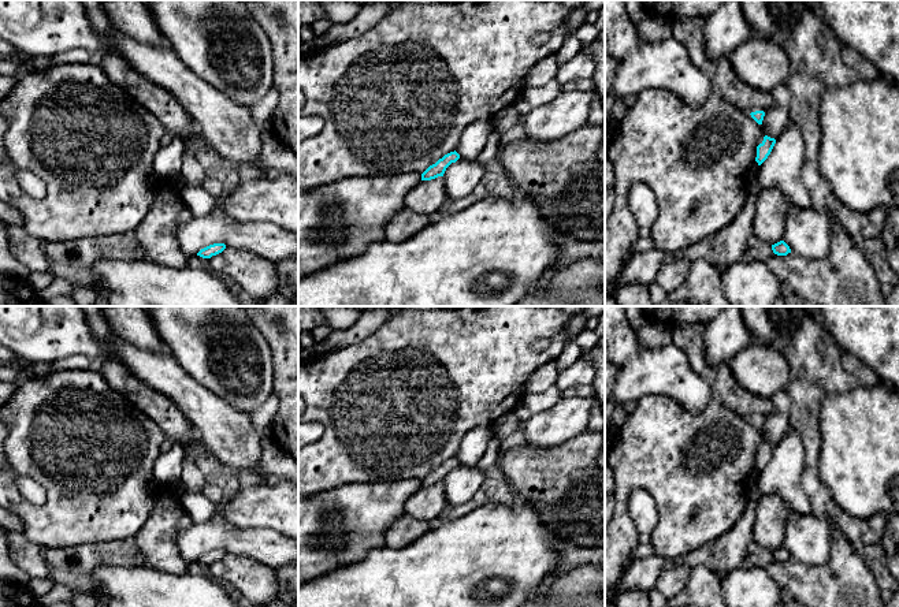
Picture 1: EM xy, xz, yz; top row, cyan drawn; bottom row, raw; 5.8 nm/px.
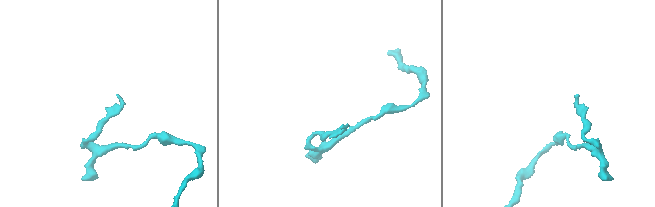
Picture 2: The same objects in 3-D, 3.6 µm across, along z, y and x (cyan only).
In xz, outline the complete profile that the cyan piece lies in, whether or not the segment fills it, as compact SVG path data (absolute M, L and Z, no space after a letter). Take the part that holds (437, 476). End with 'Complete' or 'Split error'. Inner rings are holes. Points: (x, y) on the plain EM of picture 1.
M454 457L447 461L445 461L442 465L439 465L435 470L430 472L423 480L421 487L431 487L438 483L443 483L446 474L456 469L460 465L460 461Z. Complete

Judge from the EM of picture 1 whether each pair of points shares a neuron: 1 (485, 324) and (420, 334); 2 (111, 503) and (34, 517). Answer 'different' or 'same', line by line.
1: same
2: same

